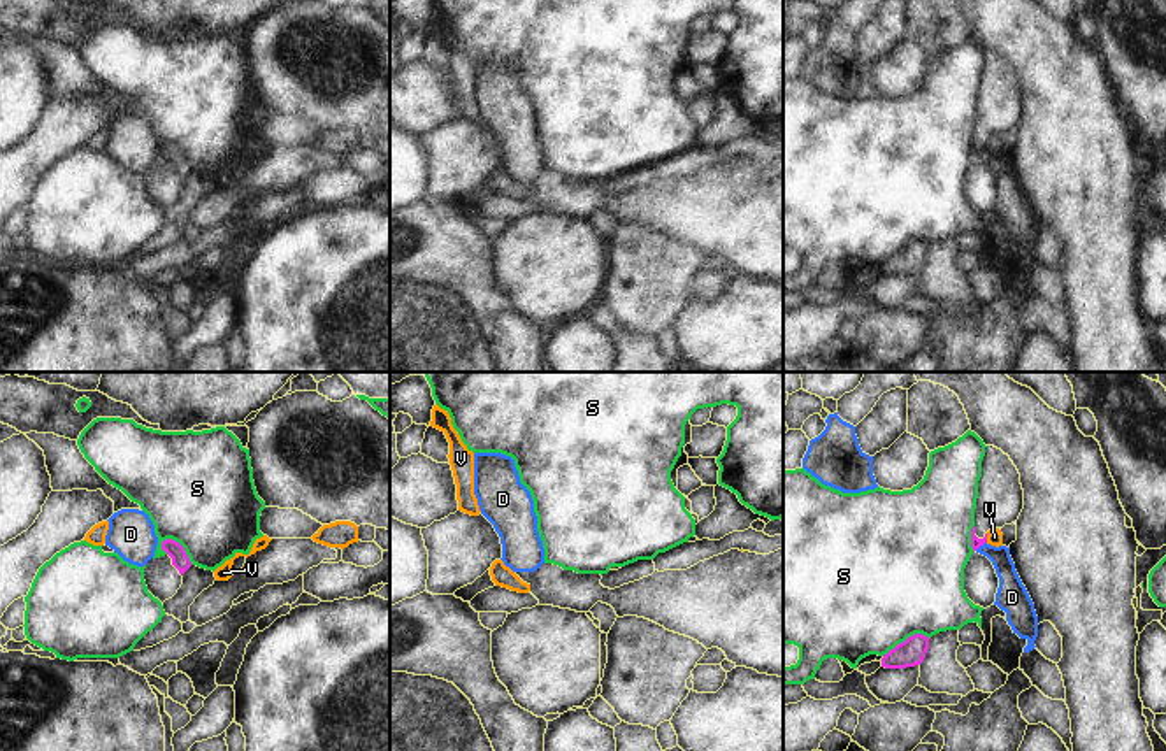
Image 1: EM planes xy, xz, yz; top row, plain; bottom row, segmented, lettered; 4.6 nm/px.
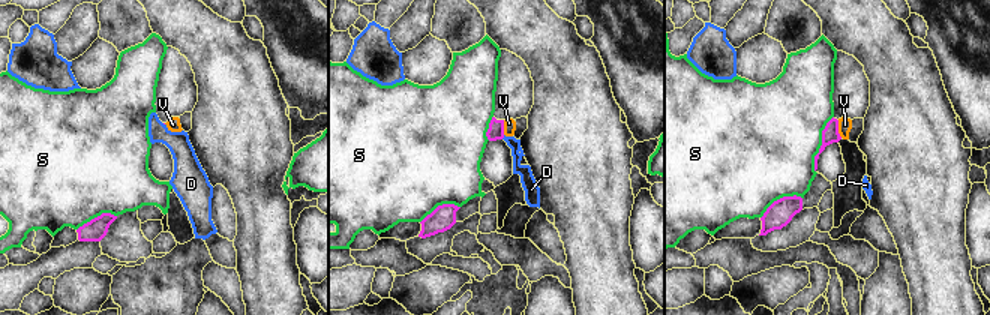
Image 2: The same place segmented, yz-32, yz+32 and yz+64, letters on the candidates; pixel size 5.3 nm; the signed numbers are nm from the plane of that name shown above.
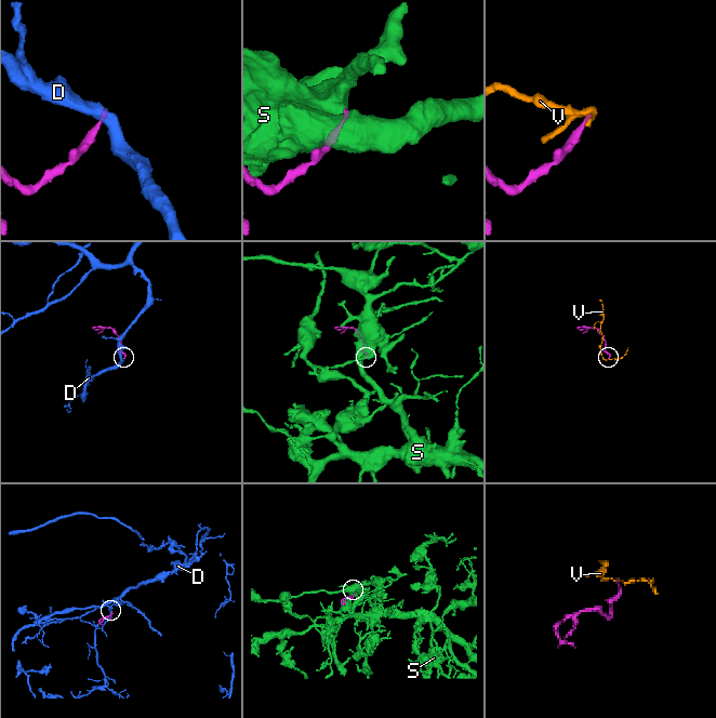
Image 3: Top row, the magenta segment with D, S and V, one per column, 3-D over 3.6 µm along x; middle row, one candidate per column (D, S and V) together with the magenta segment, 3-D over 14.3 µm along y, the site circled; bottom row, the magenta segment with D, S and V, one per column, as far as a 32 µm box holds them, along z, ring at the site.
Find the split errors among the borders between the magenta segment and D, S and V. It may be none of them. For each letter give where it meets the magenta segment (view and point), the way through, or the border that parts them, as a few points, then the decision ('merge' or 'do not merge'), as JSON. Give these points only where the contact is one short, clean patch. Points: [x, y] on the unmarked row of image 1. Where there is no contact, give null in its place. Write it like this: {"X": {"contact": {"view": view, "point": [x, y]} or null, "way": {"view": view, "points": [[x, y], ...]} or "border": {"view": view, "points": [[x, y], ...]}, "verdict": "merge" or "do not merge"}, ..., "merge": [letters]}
{"D": {"contact": {"view": "yz", "point": [980, 151]}, "border": {"view": "yz", "points": [[986, 148], [975, 157]]}, "verdict": "do not merge"}, "S": {"contact": {"view": "xy", "point": [179, 151]}, "verdict": "do not merge"}, "V": {"contact": {"view": "yz", "point": [986, 144]}, "border": {"view": "yz", "points": [[987, 139], [986, 148]]}, "verdict": "do not merge"}, "merge": []}

